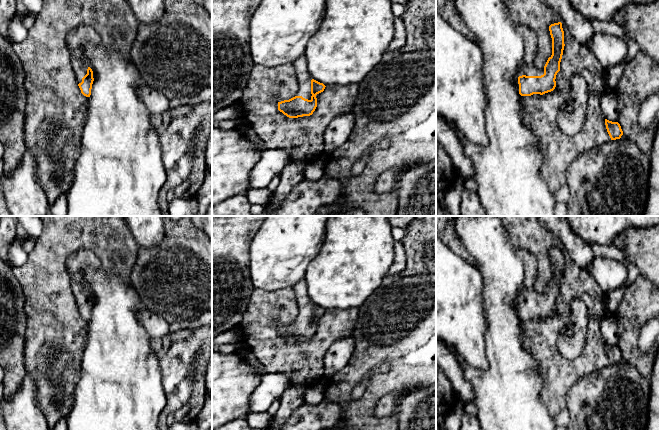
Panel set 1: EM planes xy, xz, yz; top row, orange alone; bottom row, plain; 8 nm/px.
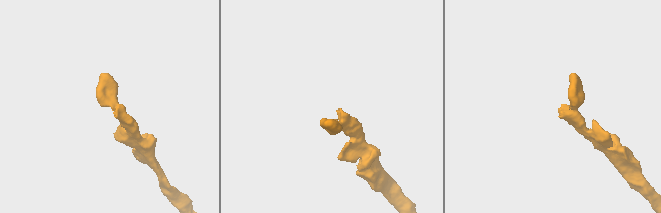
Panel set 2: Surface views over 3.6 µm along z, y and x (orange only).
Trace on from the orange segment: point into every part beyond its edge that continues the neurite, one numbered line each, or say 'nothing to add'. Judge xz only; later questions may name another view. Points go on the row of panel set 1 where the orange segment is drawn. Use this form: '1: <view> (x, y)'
1: xz (303, 77)

